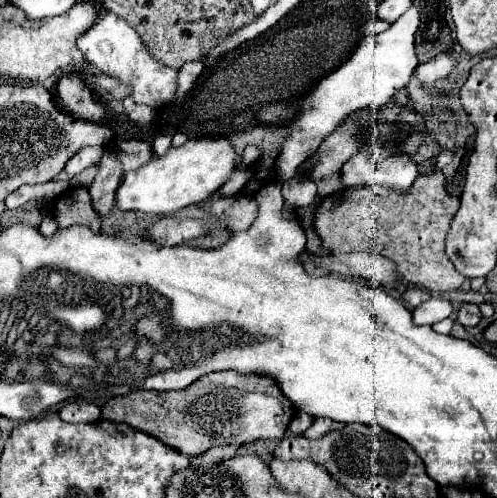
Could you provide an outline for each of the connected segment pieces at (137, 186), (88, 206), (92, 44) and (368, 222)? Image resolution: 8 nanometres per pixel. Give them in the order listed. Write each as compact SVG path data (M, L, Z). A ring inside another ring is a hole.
M227 138L187 140L179 148L171 148L165 156L155 156L139 170L127 172L117 190L117 206L121 210L141 210L155 214L173 214L185 206L205 202L227 182L237 168L237 152Z
M71 188L71 198L63 198L61 206L55 206L55 220L59 228L83 224L93 232L101 232L101 216L95 212L87 188Z
M99 10L97 24L91 30L87 30L87 34L83 34L77 44L79 44L79 50L83 52L83 56L87 58L87 62L97 66L105 76L117 78L121 84L129 86L131 88L129 96L137 104L163 106L165 102L169 102L173 98L175 88L177 88L177 70L171 70L163 62L155 60L149 54L147 46L141 42L135 28L129 22L125 22L123 18L119 18L107 10Z
M437 168L429 176L417 176L407 194L389 188L345 188L327 196L317 208L315 230L331 254L373 252L395 262L407 282L429 292L453 292L465 282L445 254L445 238L457 210L459 198L447 194L445 176Z

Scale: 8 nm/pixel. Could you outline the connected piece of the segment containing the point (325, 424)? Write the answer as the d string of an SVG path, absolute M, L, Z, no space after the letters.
M317 418L315 422L313 422L313 426L305 432L305 436L307 438L321 438L321 436L325 436L329 430L331 430L331 424L333 424L333 420L329 420L329 418Z

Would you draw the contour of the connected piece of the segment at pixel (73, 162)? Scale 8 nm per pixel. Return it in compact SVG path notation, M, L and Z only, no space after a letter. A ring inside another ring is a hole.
M95 146L95 148L83 148L83 150L79 150L79 152L67 162L65 172L67 172L69 176L75 176L75 174L83 172L85 168L95 166L95 164L99 162L101 154L103 154L103 148L97 148L97 146Z

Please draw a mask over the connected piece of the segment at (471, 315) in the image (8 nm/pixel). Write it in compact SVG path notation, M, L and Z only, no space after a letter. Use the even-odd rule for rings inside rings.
M461 304L459 308L459 314L457 314L457 322L463 324L463 326L477 326L481 322L481 312L475 304Z

